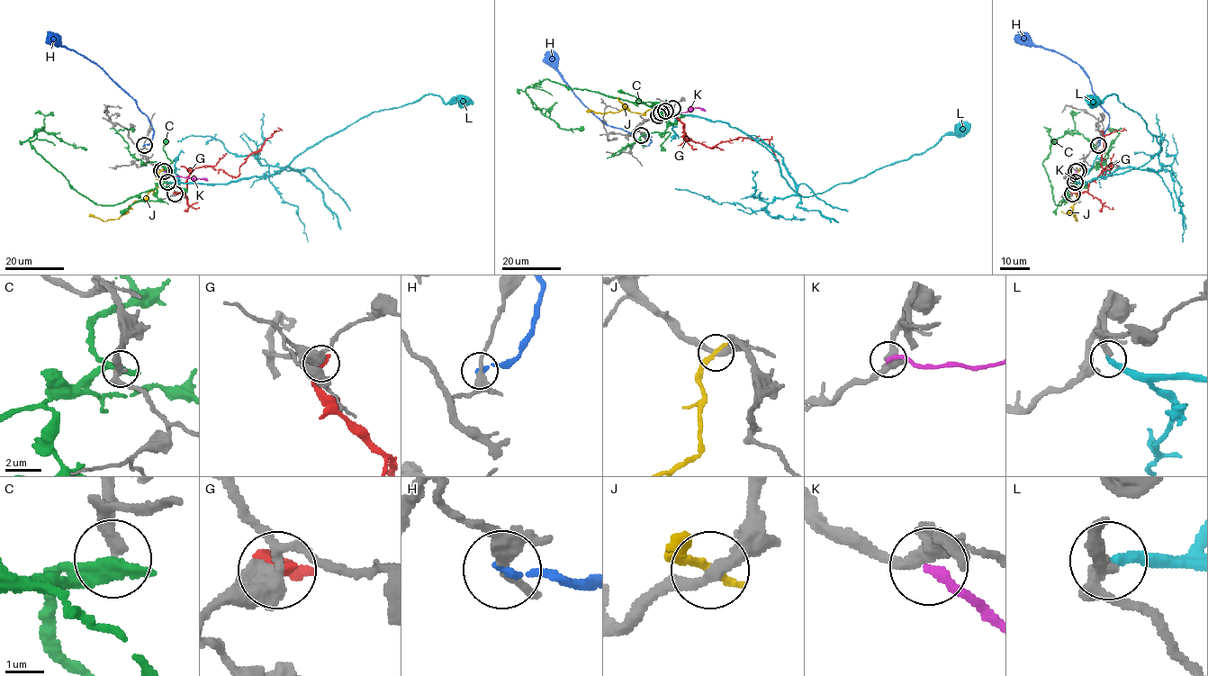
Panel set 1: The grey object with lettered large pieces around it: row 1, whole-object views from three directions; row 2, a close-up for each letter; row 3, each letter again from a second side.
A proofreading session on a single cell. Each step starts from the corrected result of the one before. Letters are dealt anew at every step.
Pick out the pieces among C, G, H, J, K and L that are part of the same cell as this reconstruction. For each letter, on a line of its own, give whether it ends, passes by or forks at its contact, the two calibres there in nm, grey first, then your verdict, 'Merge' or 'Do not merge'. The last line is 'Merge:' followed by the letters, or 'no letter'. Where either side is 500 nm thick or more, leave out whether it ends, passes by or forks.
C: It passes by. Thickness 220 nm (grey) against 280 nm. Do not merge
G: It ends there. Thickness 400 nm (grey) against 340 nm. Do not merge
H: It ends there. Thickness 300 nm (grey) against 200 nm. Do not merge
J: It ends there. Thickness 280 nm (grey) against 280 nm. Do not merge
K: It ends there. Thickness 480 nm (grey) against 240 nm. Do not merge
L: It ends there. Thickness 300 nm (grey) against 280 nm. Merge
Merge: L

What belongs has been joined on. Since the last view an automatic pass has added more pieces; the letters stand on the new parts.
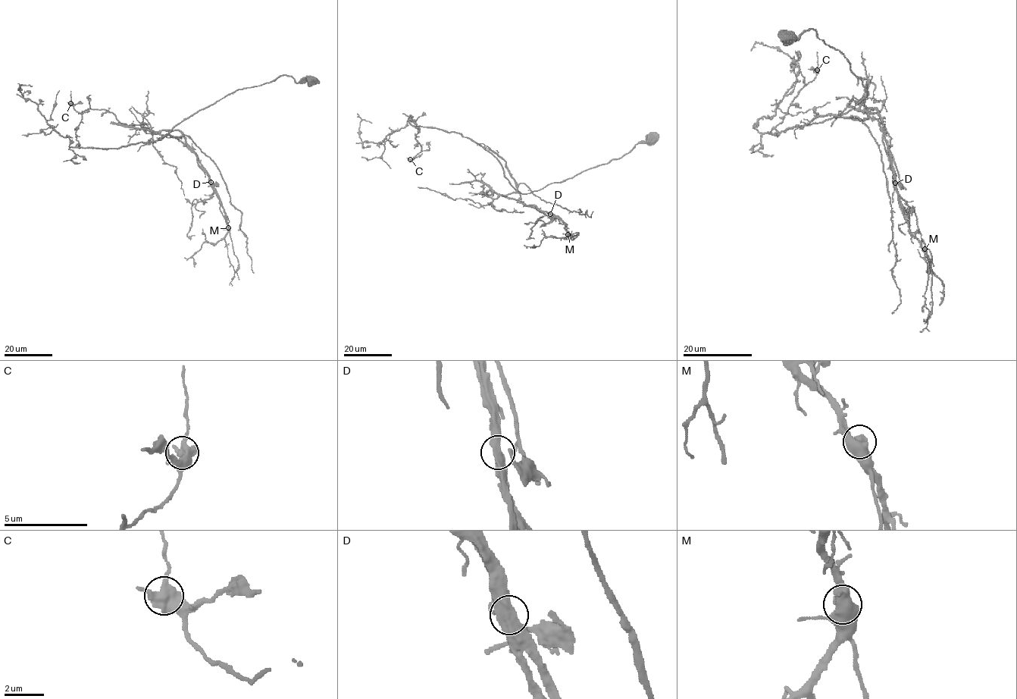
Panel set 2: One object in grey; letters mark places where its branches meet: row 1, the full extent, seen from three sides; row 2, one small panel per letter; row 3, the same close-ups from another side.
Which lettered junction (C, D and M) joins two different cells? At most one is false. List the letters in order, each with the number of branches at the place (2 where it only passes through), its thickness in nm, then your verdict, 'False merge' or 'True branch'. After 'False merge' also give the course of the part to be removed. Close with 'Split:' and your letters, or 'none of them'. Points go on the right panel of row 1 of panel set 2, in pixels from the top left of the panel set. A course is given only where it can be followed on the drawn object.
C: Branches: 3. Thickness 500 nm. True branch
D: Branches: 3. Thickness 480 nm. False merge. Course of the part to remove: (895, 183), (883, 118), (876, 110), (856, 110), (848, 105), (852, 101), (852, 98)
M: Branches: 3. Thickness 550 nm. True branch
Split: D

